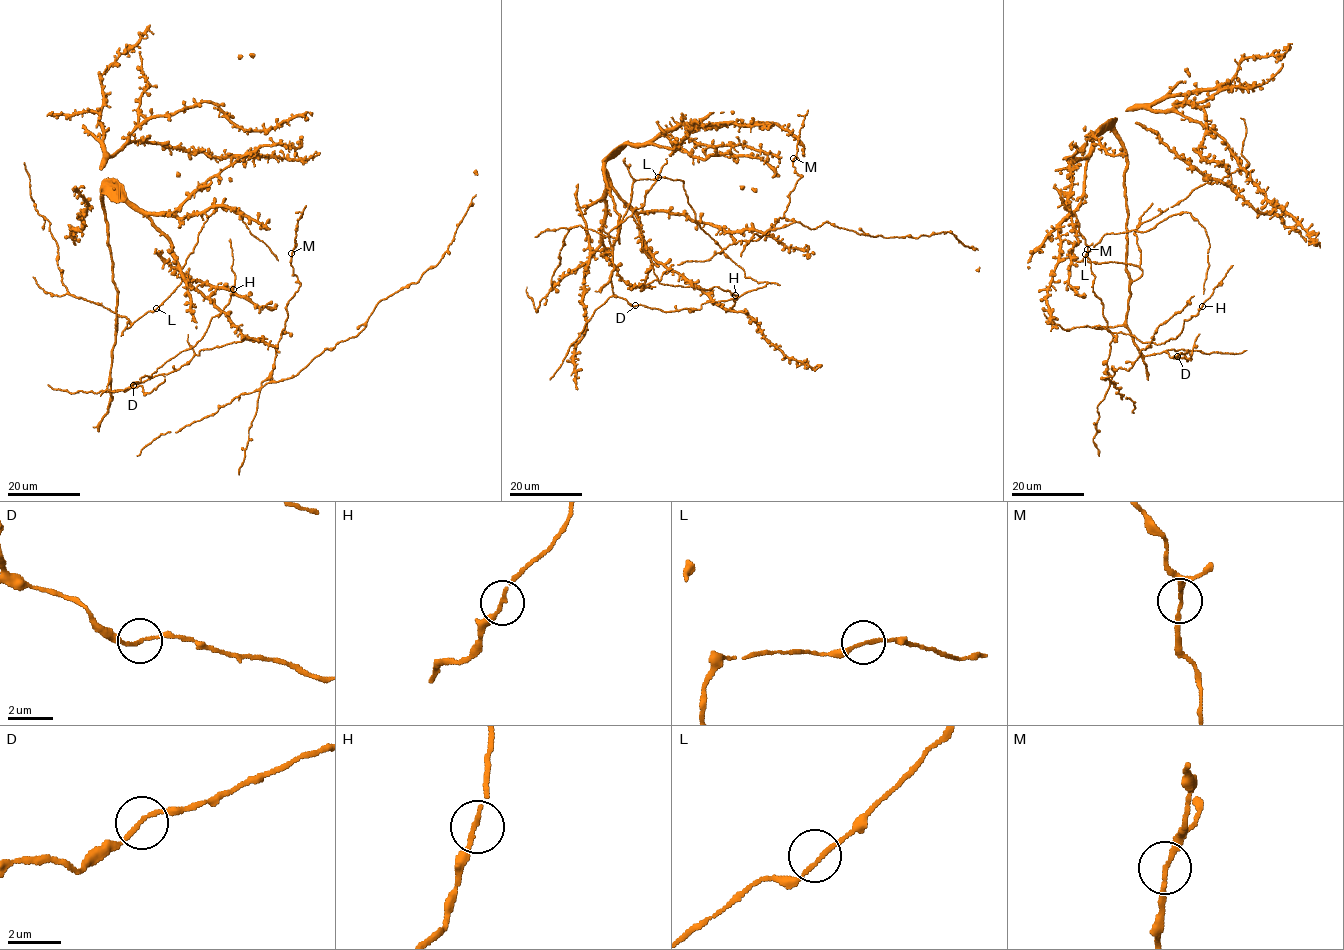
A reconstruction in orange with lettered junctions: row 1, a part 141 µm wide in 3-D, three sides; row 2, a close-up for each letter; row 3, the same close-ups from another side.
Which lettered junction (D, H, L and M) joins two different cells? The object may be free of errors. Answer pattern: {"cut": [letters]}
{"cut": []}

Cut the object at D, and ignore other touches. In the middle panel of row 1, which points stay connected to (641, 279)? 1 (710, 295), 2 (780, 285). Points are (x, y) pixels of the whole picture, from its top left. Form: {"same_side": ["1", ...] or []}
{"same_side": ["1", "2"]}

